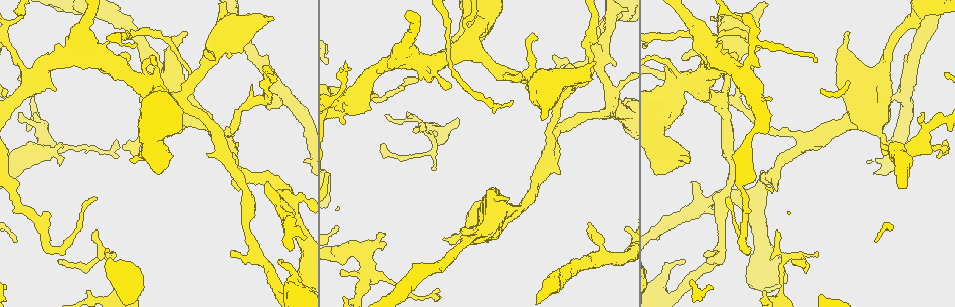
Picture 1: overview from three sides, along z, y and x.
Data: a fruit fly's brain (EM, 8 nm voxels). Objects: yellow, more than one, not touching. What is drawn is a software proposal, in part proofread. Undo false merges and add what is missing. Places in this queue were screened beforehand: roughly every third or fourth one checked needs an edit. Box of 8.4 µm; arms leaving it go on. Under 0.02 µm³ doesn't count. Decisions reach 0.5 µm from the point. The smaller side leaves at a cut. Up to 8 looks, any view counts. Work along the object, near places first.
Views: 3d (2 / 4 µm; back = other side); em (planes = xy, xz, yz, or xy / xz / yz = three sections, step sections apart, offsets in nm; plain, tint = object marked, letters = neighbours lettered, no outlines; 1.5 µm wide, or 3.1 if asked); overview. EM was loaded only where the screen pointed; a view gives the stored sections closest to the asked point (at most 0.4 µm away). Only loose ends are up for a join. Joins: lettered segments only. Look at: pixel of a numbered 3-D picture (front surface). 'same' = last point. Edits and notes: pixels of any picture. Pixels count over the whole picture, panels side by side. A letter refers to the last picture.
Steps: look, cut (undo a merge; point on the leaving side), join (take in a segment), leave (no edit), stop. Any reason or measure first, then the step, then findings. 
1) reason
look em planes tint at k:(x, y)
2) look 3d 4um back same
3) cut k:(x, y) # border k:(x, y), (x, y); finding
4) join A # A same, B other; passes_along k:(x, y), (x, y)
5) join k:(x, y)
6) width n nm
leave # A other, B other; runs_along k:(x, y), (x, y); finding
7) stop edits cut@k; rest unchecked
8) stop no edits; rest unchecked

free end
look em planes plain at 1:(383, 144)

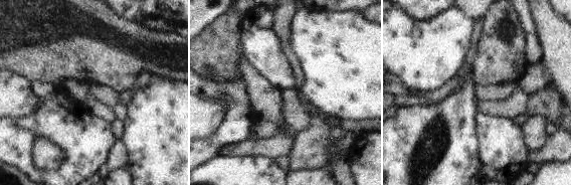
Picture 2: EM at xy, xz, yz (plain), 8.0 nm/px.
look em planes letters same

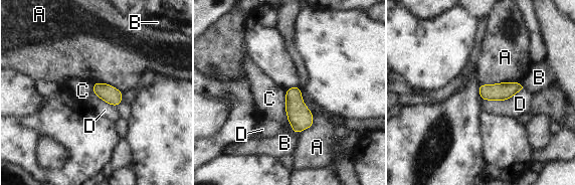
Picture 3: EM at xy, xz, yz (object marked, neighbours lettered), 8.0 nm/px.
leave # A other, B other, C other, D other; border 3:(301, 89), (313, 124), (300, 133); none of them fits

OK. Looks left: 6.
branch stops here
look em xy step 8 letters at 1:(922, 113)

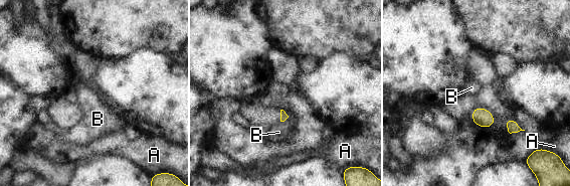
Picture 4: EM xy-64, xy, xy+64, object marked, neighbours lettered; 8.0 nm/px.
leave # A other, B other; none of them fits

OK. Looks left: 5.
stops while still wide
look em xy step 4 letters at 1:(508, 200)

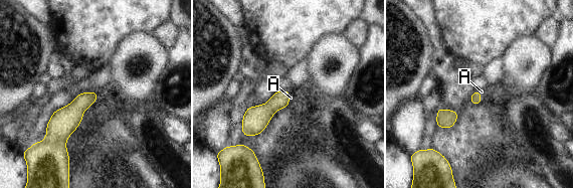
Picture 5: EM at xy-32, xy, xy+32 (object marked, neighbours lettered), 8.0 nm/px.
look em planes letters same

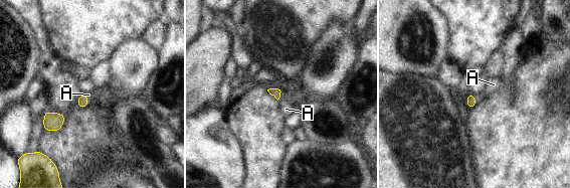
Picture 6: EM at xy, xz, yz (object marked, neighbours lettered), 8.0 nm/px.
join 6:(494, 84) # A same; passes_along 6:(470, 99), (474, 100), (494, 84); it goes on there

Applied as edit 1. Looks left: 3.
stop edits join@6; rest unchecked

